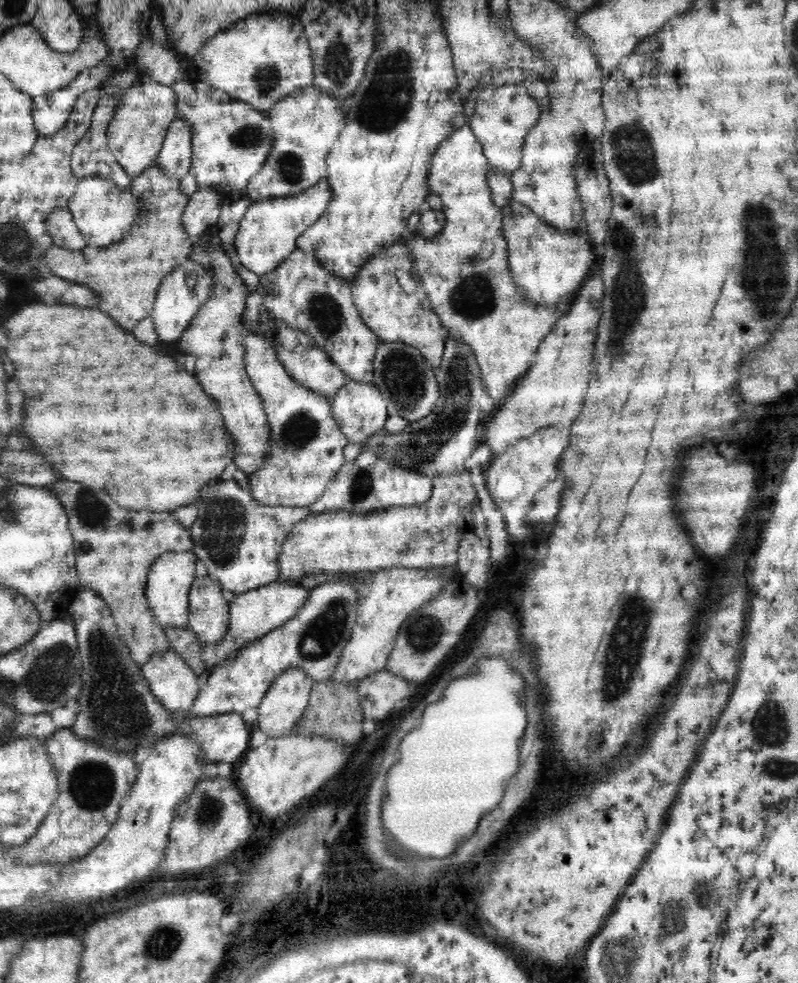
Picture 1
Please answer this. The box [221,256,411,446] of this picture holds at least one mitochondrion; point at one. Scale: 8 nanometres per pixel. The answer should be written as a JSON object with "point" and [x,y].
{"point":[328,315]}

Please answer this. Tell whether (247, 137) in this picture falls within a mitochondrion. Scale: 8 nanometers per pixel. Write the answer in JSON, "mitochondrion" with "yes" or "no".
{"mitochondrion":"yes"}

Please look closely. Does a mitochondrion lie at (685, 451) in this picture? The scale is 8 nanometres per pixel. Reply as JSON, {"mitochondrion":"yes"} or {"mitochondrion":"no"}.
{"mitochondrion":"no"}

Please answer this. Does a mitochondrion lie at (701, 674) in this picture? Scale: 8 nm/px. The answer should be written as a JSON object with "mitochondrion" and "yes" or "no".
{"mitochondrion":"no"}

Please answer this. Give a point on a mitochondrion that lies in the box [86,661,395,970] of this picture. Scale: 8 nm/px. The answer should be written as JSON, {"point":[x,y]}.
{"point":[164,942]}

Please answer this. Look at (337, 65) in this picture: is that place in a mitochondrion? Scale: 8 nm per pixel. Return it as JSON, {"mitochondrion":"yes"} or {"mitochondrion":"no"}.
{"mitochondrion":"yes"}

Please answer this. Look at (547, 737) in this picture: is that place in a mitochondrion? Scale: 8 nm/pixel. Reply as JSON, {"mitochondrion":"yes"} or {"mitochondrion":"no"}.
{"mitochondrion":"no"}

